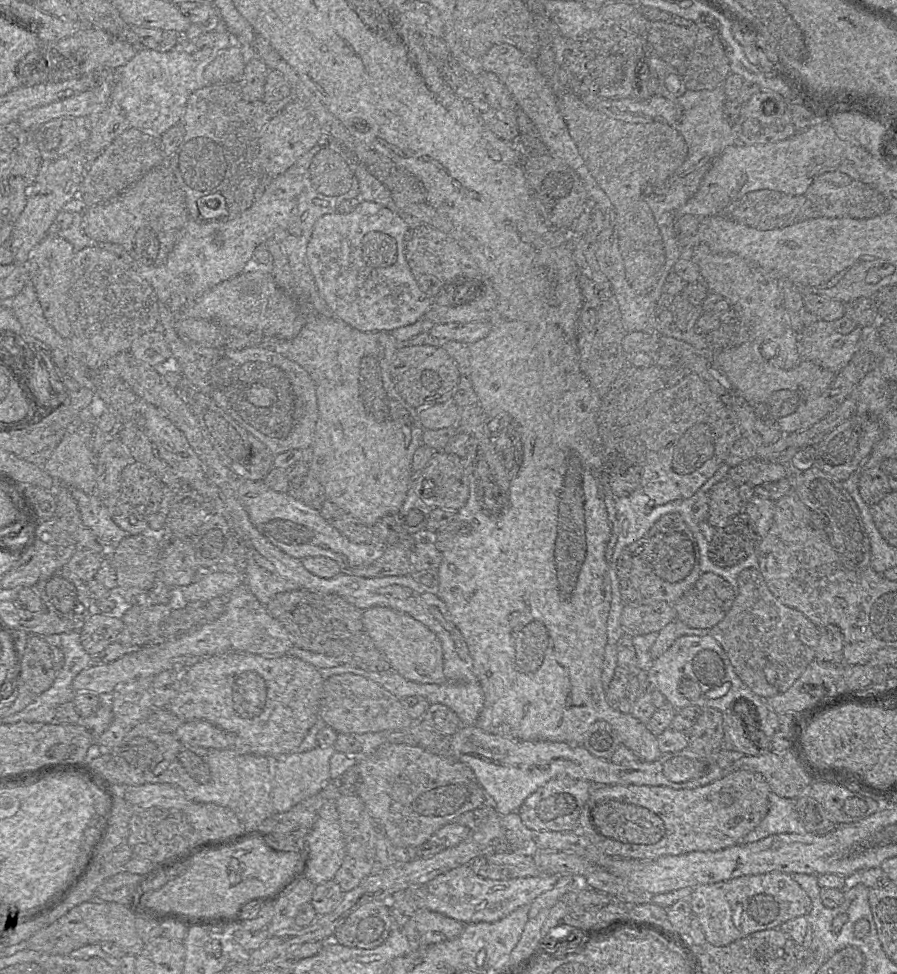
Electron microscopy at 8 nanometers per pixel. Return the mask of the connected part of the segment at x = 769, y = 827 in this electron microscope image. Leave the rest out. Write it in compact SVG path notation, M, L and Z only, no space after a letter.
M770 791L769 810L763 820L740 843L752 843L774 834L809 833L800 822L796 811L796 799L785 798Z

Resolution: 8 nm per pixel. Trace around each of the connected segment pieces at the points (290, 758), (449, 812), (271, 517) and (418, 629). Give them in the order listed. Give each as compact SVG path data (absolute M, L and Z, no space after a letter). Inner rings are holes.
M333 746L294 752L274 762L271 799L275 813L285 813L305 799L319 793L330 780L330 759L335 753Z
M387 744L379 748L376 753L368 757L359 757L357 767L359 769L358 787L355 794L364 802L370 816L374 819L379 828L384 830L386 837L390 840L394 847L419 847L443 826L453 823L456 819L471 810L481 807L487 803L487 797L482 787L477 782L472 770L460 761L448 761L445 758L426 751L420 746L410 746L407 744Z
M246 480L236 492L256 529L273 545L296 559L323 556L334 560L344 571L367 566L379 558L376 543L357 544L349 541L319 511L288 493L270 489L263 481Z
M375 606L363 612L362 623L376 648L390 663L391 670L421 684L443 684L446 681L441 642L421 622L390 608Z

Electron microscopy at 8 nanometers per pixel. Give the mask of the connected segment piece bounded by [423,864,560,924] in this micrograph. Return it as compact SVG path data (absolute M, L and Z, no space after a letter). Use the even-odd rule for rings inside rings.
M464 864L427 882L424 909L440 913L463 924L496 922L521 906L529 905L537 896L551 890L559 875L519 877L504 880L483 878L470 864Z

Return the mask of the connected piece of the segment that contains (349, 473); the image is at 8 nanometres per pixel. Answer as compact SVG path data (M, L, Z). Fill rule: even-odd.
M313 314L299 334L290 340L244 332L236 327L222 327L204 319L179 315L178 333L205 347L245 349L264 347L291 359L306 370L316 388L318 419L313 442L308 454L310 473L325 490L326 499L336 504L367 527L388 514L397 514L412 485L412 459L422 445L424 428L418 418L418 408L408 405L397 393L390 377L390 365L399 344L390 332L362 332L352 328L335 316Z

